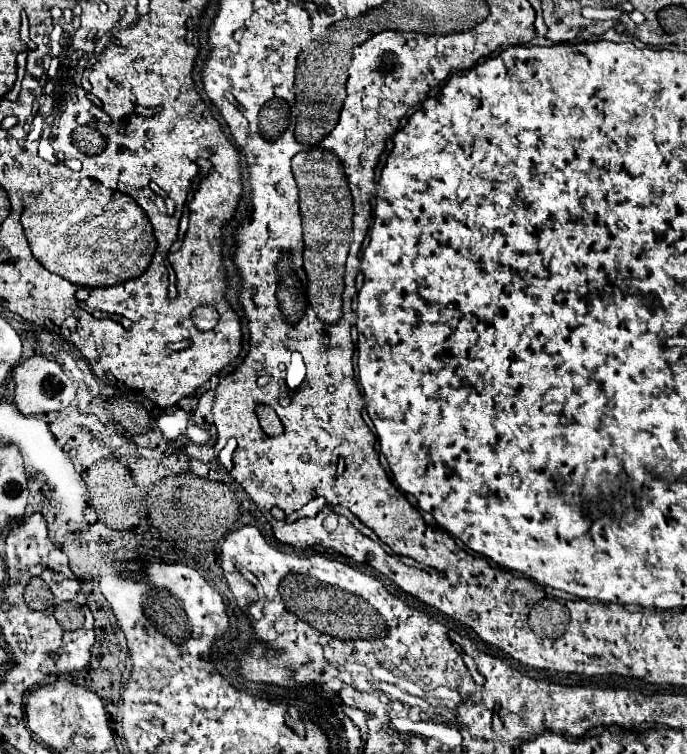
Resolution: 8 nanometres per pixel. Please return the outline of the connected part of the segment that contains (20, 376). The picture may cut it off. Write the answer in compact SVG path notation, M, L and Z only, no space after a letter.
M35 355L35 357L19 363L13 369L13 381L15 381L15 403L23 415L61 411L61 409L69 407L75 399L75 385L69 381L69 377L63 373L63 369L47 357Z

